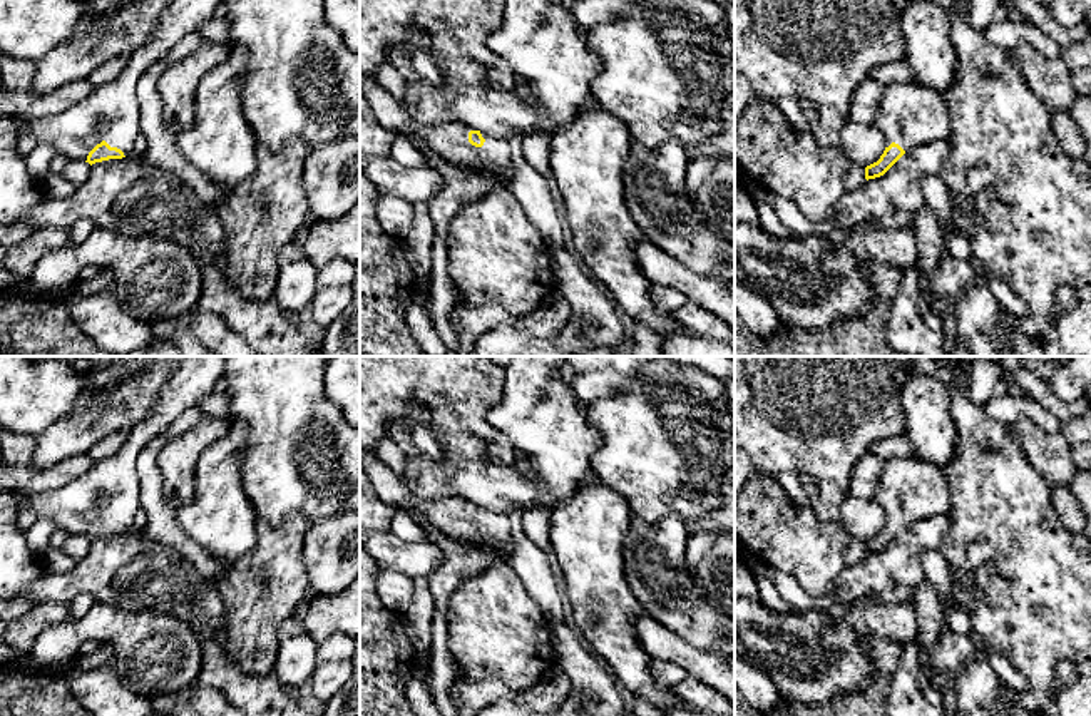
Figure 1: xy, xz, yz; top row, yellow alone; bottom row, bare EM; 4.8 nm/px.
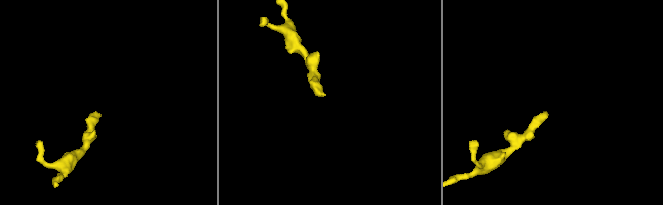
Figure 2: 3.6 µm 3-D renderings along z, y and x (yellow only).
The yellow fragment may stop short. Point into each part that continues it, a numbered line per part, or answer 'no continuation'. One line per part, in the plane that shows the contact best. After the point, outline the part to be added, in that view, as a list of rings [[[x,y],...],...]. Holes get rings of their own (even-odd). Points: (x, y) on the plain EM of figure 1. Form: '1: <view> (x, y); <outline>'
1: xy (111, 487); [[[184,356],[169,376],[151,415],[125,432],[124,445],[109,458],[94,462],[74,482],[45,492],[27,494],[23,502],[52,520],[69,535],[87,535],[89,527],[105,515],[129,530],[136,525],[139,504],[137,458],[142,448],[186,410],[214,391],[226,373],[228,356]]]

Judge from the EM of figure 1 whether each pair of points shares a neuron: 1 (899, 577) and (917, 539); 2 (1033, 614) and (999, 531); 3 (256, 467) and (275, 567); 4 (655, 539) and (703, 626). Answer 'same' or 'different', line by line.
1: same
2: same
3: different
4: same

